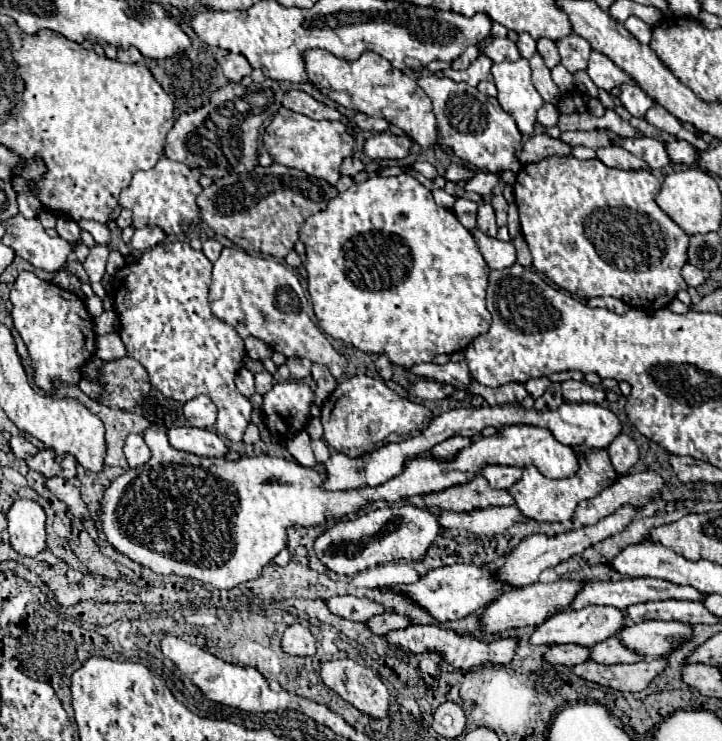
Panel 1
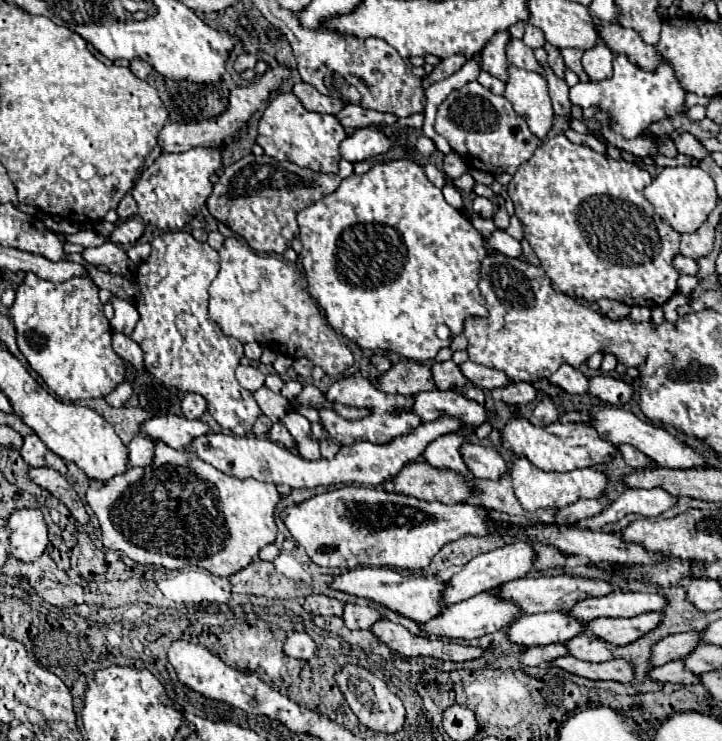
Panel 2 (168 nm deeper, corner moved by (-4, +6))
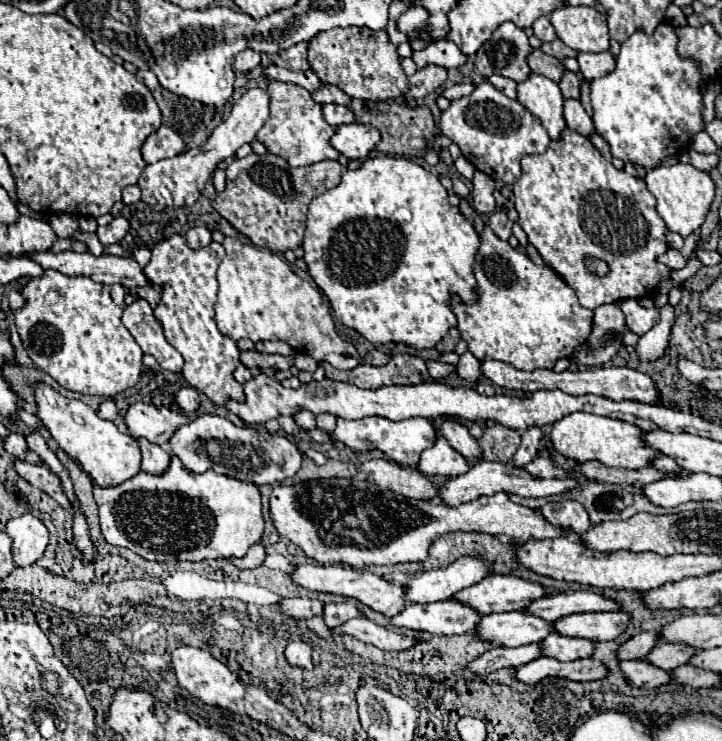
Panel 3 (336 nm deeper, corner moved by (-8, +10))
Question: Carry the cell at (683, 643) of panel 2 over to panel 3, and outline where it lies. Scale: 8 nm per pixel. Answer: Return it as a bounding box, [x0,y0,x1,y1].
[619,632,661,660]

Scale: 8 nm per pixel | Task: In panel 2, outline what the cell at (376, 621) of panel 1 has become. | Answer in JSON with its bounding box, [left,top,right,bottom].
[341,604,381,630]

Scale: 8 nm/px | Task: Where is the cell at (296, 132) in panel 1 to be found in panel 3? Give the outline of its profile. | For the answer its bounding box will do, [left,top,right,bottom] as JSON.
[257,82,339,166]

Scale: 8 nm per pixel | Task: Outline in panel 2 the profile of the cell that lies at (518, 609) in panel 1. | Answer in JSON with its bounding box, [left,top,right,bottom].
[419,590,519,640]

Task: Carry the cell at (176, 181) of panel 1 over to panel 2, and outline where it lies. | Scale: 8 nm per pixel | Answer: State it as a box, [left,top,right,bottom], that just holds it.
[133,148,223,230]

